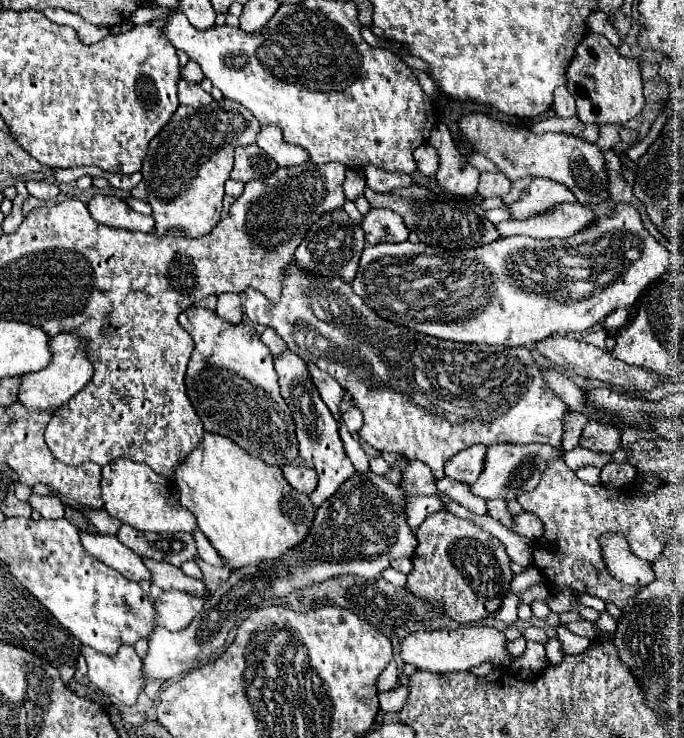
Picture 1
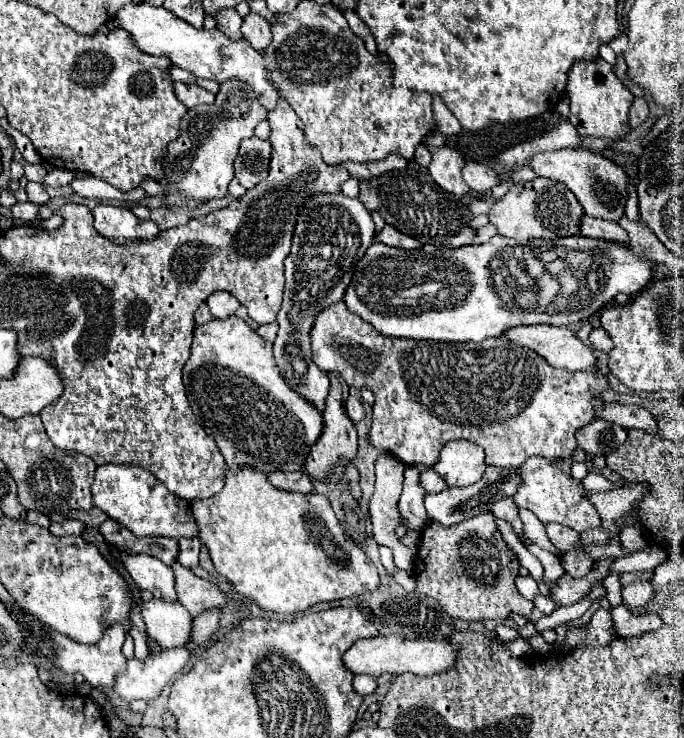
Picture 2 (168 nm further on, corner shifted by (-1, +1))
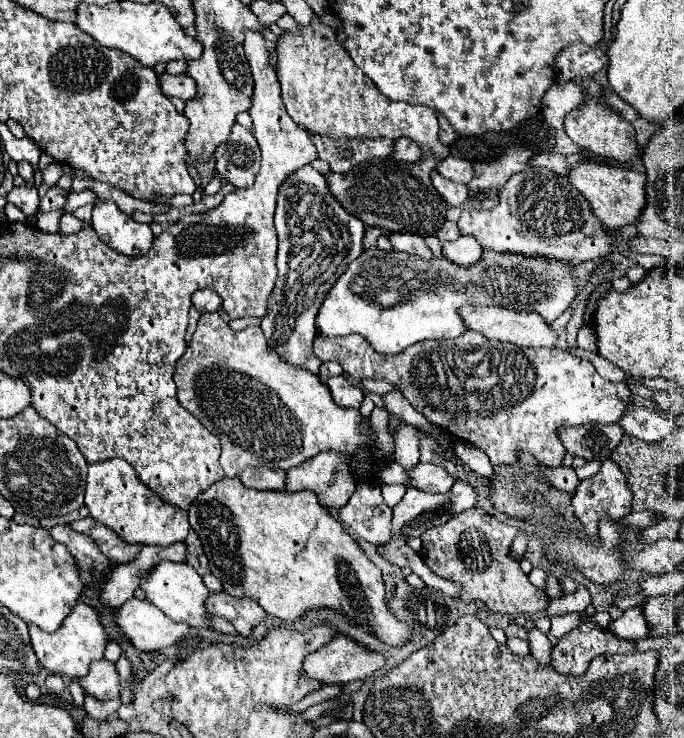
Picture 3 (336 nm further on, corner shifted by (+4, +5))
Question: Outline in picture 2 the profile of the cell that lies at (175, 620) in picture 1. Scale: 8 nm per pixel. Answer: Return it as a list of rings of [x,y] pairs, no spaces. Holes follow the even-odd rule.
[[[152,598],[144,602],[142,616],[148,626],[148,636],[162,648],[174,648],[188,640],[192,616],[180,602]]]

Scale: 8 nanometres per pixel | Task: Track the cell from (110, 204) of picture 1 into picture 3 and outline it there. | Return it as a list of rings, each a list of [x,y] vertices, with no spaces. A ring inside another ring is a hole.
[[[95,200],[91,226],[107,246],[127,256],[147,254],[153,242],[153,232],[149,224],[139,224],[131,220],[125,212],[117,208],[115,202],[109,200]]]

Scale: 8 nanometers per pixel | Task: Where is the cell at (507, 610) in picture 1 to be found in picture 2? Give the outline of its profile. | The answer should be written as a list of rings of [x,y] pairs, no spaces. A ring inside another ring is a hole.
[[[518,576],[518,578],[516,578],[516,588],[518,588],[518,592],[520,592],[526,600],[532,600],[532,598],[538,594],[538,584],[536,584],[536,580],[534,580],[532,576],[526,576],[526,578]]]

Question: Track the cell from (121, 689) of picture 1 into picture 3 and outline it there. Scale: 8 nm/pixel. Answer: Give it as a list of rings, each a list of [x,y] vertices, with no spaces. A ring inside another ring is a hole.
[[[77,602],[71,608],[71,612],[67,614],[67,618],[63,620],[63,624],[57,632],[47,634],[47,632],[39,630],[39,626],[29,624],[29,636],[31,636],[31,644],[35,648],[41,668],[45,668],[51,674],[61,674],[61,676],[69,676],[69,678],[85,676],[89,664],[93,660],[101,660],[105,646],[107,646],[107,634],[99,622],[97,610],[93,610],[91,606],[87,606],[83,602]]]

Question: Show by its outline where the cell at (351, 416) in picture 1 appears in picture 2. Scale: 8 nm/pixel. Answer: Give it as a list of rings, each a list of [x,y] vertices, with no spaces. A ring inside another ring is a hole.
[[[348,396],[348,400],[346,400],[346,414],[348,414],[348,418],[350,418],[354,424],[358,424],[360,420],[364,420],[362,402],[360,402],[358,398],[354,398],[354,396]]]

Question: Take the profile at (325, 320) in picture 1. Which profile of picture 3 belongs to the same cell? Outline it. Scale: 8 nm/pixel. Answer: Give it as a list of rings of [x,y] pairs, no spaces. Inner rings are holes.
[[[463,332],[461,336],[453,338],[453,340],[425,340],[423,344],[413,344],[411,348],[403,350],[401,354],[397,356],[383,356],[379,352],[375,352],[361,336],[341,336],[341,338],[327,338],[327,336],[317,336],[315,338],[315,356],[321,360],[321,362],[327,362],[327,360],[333,360],[333,362],[339,362],[343,372],[355,380],[367,380],[367,378],[373,378],[373,380],[389,380],[393,384],[399,386],[399,390],[403,392],[403,396],[413,404],[413,408],[417,412],[421,412],[431,424],[443,428],[445,432],[449,432],[453,438],[459,438],[463,442],[469,442],[471,446],[483,450],[491,464],[517,464],[517,450],[525,450],[525,452],[531,452],[541,464],[545,466],[559,466],[563,456],[565,456],[565,448],[557,436],[557,428],[559,426],[575,426],[575,424],[589,424],[589,422],[599,422],[599,424],[613,424],[617,422],[623,412],[627,410],[629,402],[631,402],[631,390],[627,388],[625,382],[611,382],[611,380],[605,380],[597,374],[597,370],[593,368],[593,364],[585,358],[577,358],[569,352],[563,352],[563,350],[557,350],[557,348],[519,348],[515,344],[509,344],[509,342],[493,342],[493,340],[487,340],[485,336],[479,336],[479,332]]]

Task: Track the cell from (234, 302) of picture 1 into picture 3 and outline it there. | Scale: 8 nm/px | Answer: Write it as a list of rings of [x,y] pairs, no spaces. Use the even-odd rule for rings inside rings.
[[[197,290],[197,292],[193,292],[193,294],[191,294],[191,304],[195,306],[195,310],[197,310],[199,314],[221,310],[219,294],[213,292],[213,290]]]

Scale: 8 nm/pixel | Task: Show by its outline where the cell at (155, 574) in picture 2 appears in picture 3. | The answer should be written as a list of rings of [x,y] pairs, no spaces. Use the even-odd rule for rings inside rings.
[[[163,562],[159,566],[155,566],[149,576],[147,582],[143,584],[143,592],[147,594],[149,602],[153,602],[157,608],[161,608],[171,620],[175,622],[187,622],[189,626],[195,628],[211,628],[211,614],[205,608],[209,590],[203,584],[201,576],[193,570],[193,566],[189,564],[175,564],[175,562]]]

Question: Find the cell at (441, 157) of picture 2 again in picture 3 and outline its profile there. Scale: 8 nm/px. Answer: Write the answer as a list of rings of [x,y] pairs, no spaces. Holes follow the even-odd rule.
[[[437,172],[431,174],[431,182],[435,186],[435,190],[441,194],[441,198],[449,204],[449,206],[463,206],[467,202],[467,186],[459,184],[459,182],[449,182],[447,178],[439,176]]]

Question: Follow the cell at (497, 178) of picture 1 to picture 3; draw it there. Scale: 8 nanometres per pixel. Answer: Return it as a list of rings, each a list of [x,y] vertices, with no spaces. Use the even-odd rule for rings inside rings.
[[[449,156],[449,158],[441,160],[435,166],[435,172],[439,172],[441,176],[445,176],[447,180],[467,184],[471,180],[471,162],[461,160],[461,158],[455,158],[455,156]]]

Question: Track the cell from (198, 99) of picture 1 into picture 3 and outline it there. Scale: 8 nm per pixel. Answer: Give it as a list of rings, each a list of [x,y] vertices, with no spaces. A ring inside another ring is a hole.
[[[165,72],[159,76],[159,86],[161,86],[165,96],[175,96],[175,98],[181,98],[185,102],[195,98],[195,82],[185,74],[171,76]]]

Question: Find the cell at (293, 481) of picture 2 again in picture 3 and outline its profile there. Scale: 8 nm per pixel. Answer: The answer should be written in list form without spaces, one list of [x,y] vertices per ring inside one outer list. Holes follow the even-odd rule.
[[[245,468],[239,474],[239,480],[247,488],[257,488],[257,490],[283,490],[285,472],[269,470],[269,468]]]

